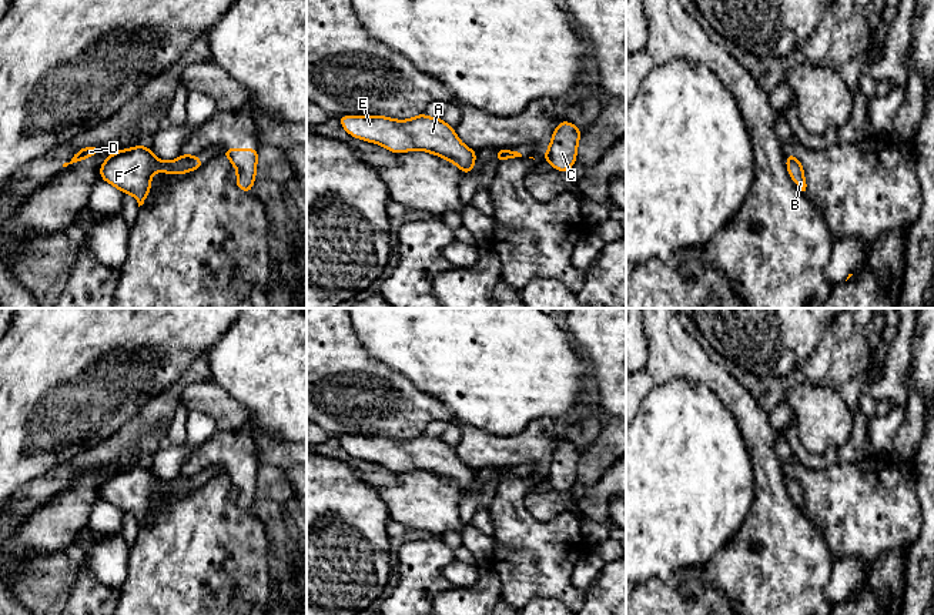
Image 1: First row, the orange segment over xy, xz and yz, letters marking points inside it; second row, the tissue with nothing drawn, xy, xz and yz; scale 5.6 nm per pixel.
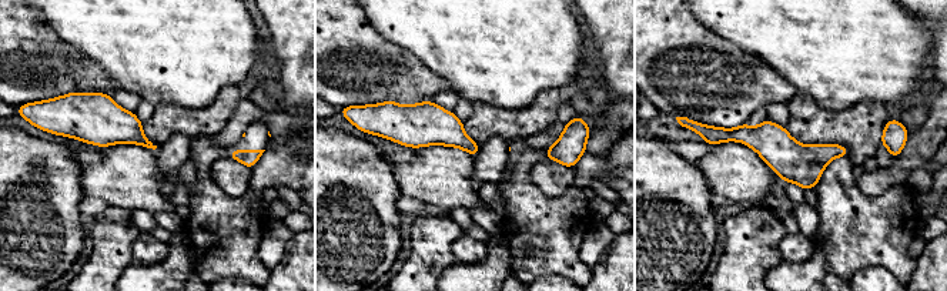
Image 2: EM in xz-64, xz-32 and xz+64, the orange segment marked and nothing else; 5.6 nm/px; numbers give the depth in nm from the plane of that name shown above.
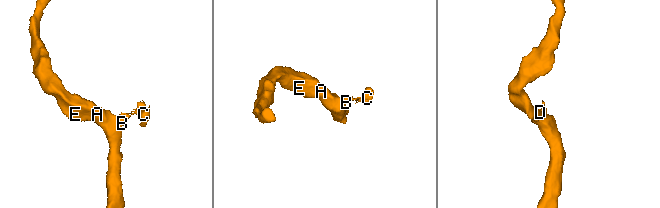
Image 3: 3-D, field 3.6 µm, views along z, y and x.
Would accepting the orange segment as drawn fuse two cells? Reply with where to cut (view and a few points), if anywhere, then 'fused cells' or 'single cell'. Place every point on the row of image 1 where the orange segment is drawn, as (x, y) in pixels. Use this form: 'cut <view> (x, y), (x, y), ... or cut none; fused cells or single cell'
cut xy (180, 156), (194, 157); fused cells

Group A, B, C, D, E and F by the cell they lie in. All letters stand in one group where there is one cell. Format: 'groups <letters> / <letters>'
groups A B D E F / C

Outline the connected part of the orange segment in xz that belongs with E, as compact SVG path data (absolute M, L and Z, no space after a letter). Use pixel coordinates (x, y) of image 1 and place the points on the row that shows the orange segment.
M425 113L408 120L386 116L339 116L345 131L359 140L379 144L395 154L422 150L458 166L466 177L475 166L476 150L466 147L455 128L441 117Z

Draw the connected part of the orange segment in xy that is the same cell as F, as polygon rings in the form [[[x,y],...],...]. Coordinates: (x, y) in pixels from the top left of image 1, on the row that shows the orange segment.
[[[138,144],[110,154],[100,166],[100,178],[124,194],[133,194],[140,207],[151,190],[154,173],[187,174],[202,166],[204,161],[198,157],[184,158],[180,156],[173,161],[163,161],[151,153],[148,146]]]

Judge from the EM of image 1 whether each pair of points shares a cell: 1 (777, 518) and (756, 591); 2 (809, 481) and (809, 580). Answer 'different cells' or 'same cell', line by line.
1: same cell
2: different cells

